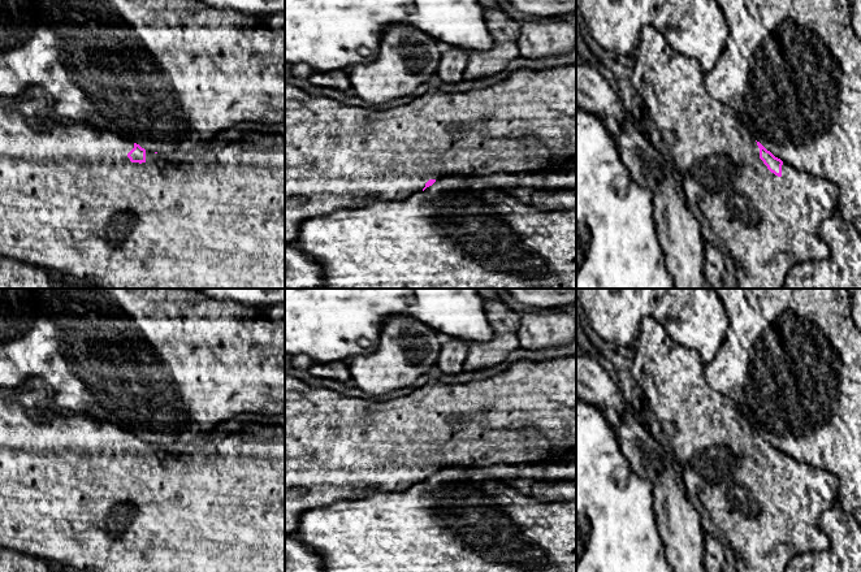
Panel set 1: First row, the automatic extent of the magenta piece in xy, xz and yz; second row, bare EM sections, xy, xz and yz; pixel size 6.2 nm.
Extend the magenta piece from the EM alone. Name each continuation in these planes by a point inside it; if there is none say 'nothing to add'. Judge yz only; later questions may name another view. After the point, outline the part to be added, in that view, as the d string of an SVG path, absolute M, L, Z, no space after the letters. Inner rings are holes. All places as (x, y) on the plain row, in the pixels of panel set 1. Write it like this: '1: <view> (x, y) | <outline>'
1: yz (769, 515) | M645 316L641 320L632 376L674 448L685 489L696 494L728 541L736 560L736 572L786 572L796 555L828 550L830 538L821 530L819 517L838 502L838 477L784 454L780 468L771 464L760 450L760 439L747 417L728 396L708 384L704 369L705 363L698 352L678 344L653 317Z

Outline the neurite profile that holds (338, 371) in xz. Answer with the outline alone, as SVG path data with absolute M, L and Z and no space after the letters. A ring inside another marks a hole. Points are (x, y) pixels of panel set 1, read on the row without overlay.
M347 361L313 363L310 370L313 376L320 378L330 378L347 385L354 385Z

